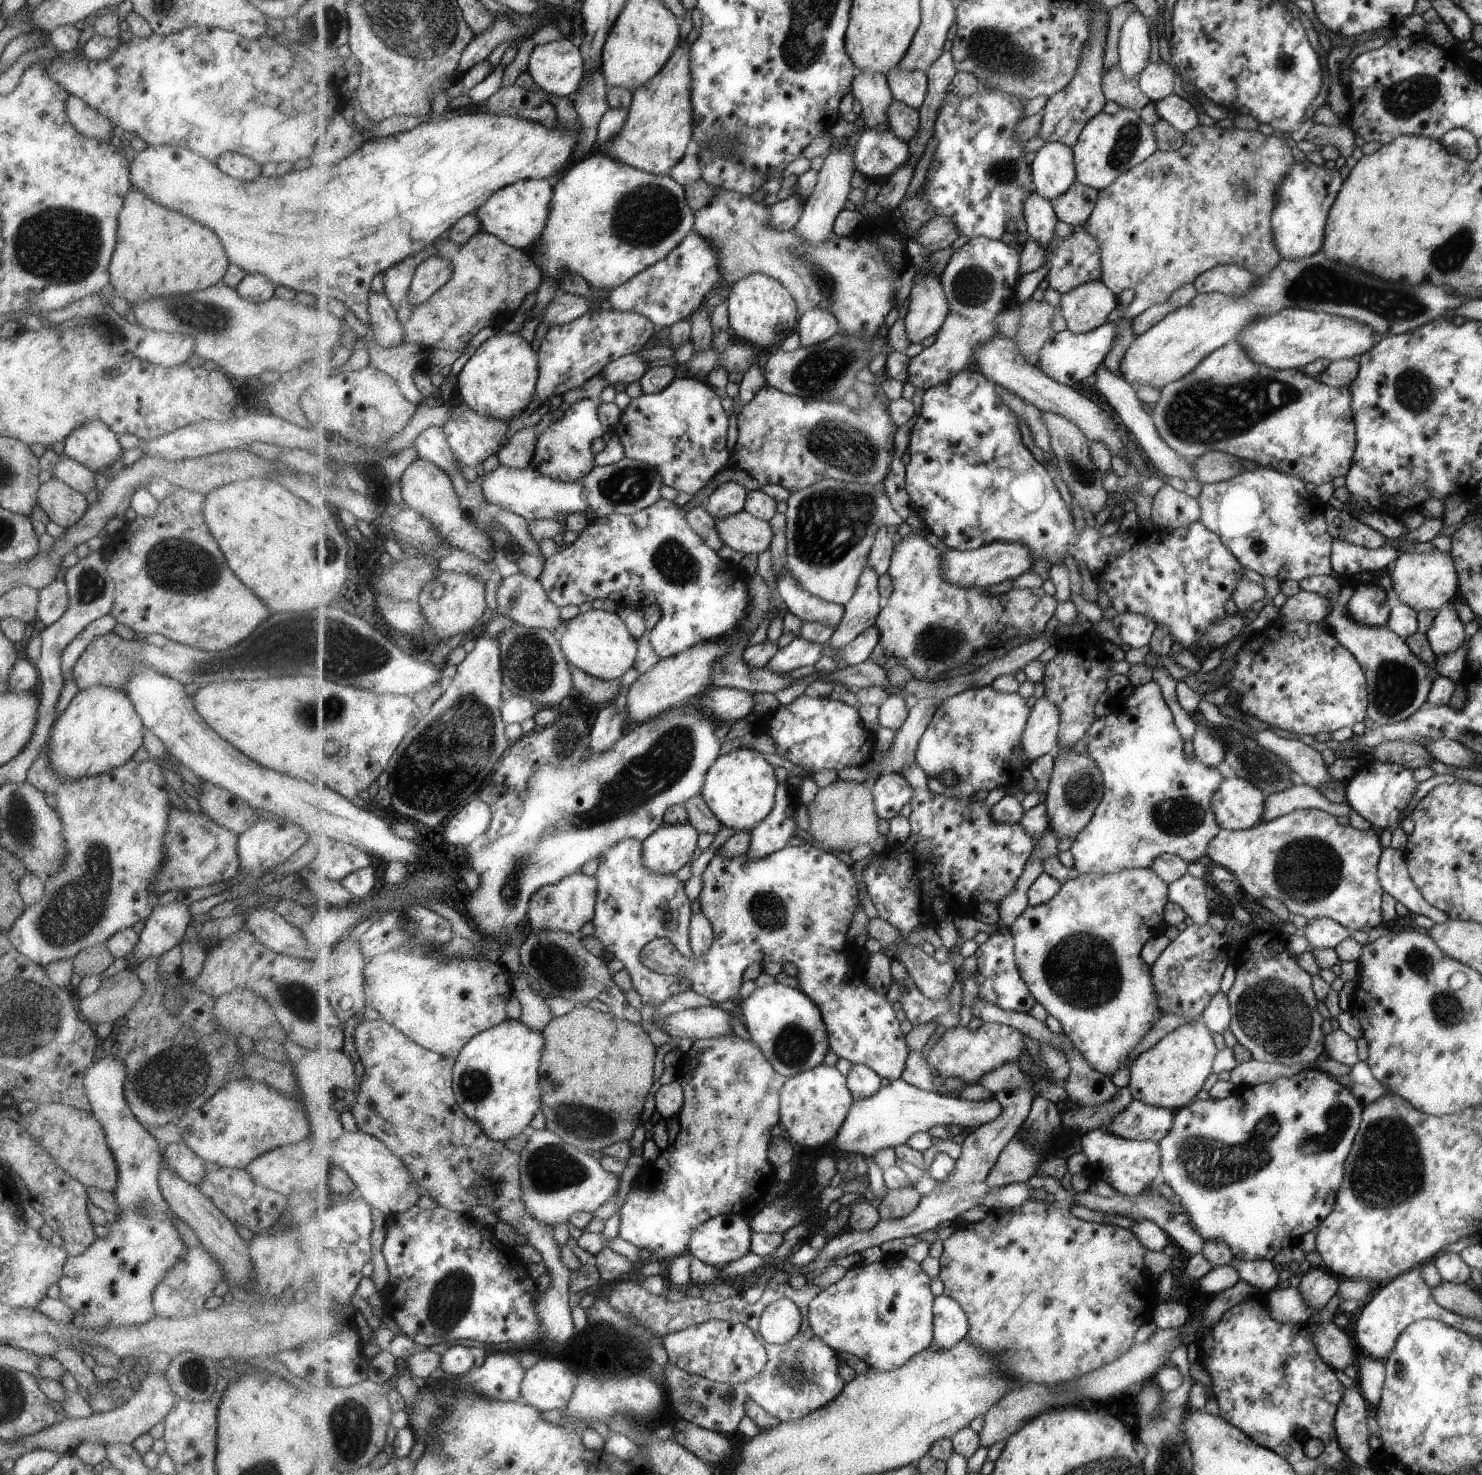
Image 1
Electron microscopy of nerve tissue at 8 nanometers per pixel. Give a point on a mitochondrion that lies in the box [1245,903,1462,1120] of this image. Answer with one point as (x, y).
(1419, 961)

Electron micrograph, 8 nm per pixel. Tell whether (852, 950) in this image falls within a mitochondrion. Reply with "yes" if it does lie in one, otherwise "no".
no

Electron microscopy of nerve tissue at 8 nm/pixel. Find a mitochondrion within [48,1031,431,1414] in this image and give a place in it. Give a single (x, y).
(166, 1080)

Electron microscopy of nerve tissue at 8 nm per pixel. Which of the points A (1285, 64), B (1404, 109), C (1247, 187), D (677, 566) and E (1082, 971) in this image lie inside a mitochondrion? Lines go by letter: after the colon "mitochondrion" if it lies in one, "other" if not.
A: mitochondrion
B: mitochondrion
C: mitochondrion
D: mitochondrion
E: mitochondrion

